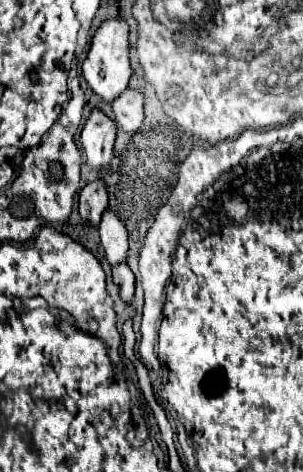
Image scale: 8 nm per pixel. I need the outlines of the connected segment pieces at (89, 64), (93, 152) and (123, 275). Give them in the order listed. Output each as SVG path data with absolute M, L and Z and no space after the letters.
M107 20L99 26L99 30L93 36L91 50L83 62L83 76L89 84L89 88L103 98L105 102L117 100L117 94L121 94L127 88L129 76L131 76L131 66L129 66L129 40L127 40L129 28L121 20Z
M93 110L87 118L83 132L81 132L81 146L87 156L87 164L101 172L105 166L109 166L113 158L113 144L115 144L117 128L113 120L109 120L103 112Z
M121 264L121 266L115 266L113 268L113 282L117 284L119 288L119 296L125 304L131 304L133 302L133 296L135 296L135 276L133 272L129 270L127 264Z

